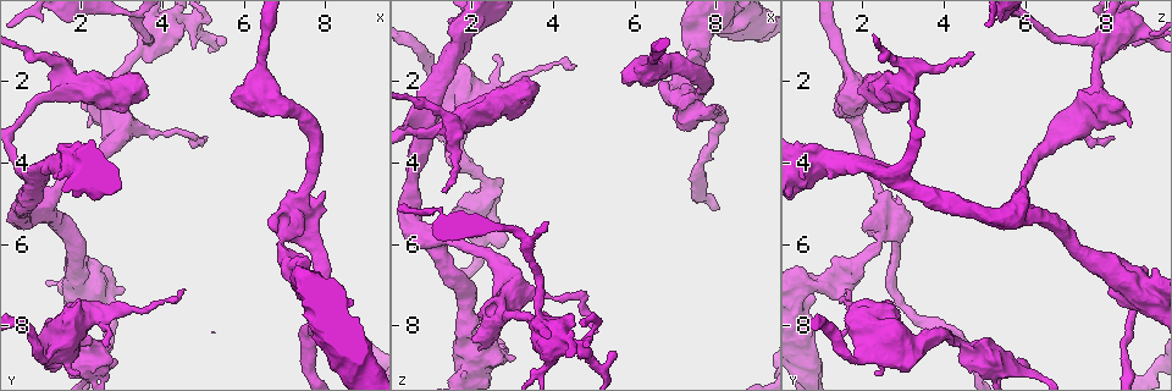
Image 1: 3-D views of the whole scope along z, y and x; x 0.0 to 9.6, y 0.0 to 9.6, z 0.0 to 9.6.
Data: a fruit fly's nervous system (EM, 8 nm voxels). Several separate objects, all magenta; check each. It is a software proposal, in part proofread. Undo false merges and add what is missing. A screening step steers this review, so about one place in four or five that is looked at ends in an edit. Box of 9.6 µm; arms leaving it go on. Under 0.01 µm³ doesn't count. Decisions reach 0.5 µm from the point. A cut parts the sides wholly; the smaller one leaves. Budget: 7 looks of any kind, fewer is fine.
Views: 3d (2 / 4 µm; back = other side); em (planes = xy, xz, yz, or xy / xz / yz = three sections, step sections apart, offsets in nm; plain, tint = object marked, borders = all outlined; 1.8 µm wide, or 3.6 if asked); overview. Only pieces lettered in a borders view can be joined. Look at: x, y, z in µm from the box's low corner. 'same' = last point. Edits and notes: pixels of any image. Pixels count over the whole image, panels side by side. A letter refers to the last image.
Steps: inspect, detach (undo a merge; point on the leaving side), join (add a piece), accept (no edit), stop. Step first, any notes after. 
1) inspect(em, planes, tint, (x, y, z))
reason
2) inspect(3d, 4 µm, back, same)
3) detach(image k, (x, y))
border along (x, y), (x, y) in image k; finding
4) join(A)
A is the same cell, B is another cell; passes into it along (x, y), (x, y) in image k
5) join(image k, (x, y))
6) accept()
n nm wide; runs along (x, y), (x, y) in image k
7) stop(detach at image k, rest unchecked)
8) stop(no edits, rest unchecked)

inspect(3d, 4 µm, (3.65, 1.15, 7.85))

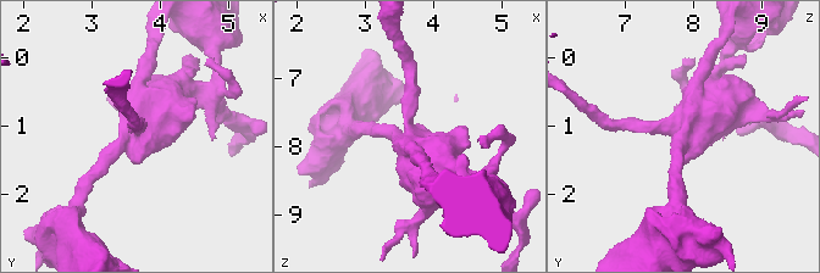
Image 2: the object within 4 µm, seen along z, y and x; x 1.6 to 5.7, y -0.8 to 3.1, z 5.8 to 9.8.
inspect(em, planes, borders, (3.55, 1.10, 7.80))
3 arms; arms of 200, 220, 750 nm; need the tissue

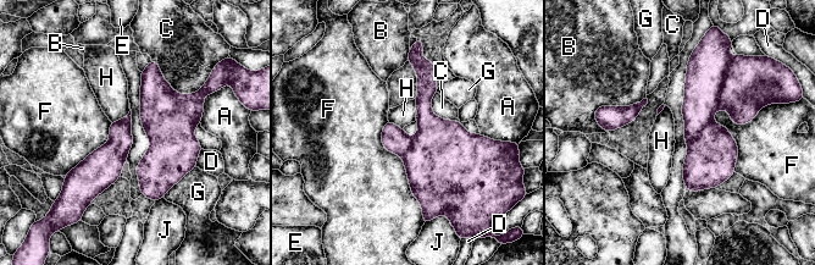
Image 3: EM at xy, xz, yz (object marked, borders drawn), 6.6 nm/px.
detach(image 3, (752, 82))
200 nm wide; A, B, C, D, E, F, G, H and J are other cells; border along (730, 61), (716, 108) in image 3; a second neuron is stuck on

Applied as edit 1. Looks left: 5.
inspect(em, xz, step 4, tint, (4.95, 3.35, 8.20))
branch stops here

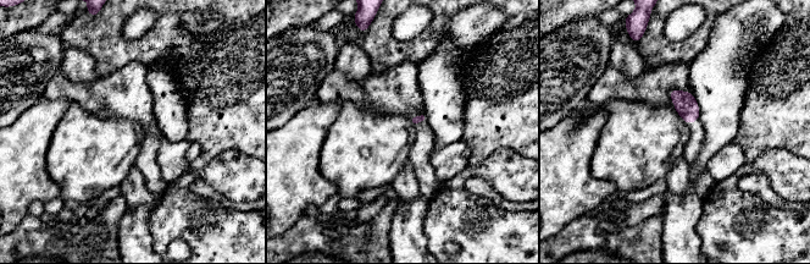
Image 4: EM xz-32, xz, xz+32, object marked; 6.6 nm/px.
inspect(em, planes, borders, same)
cut it another way

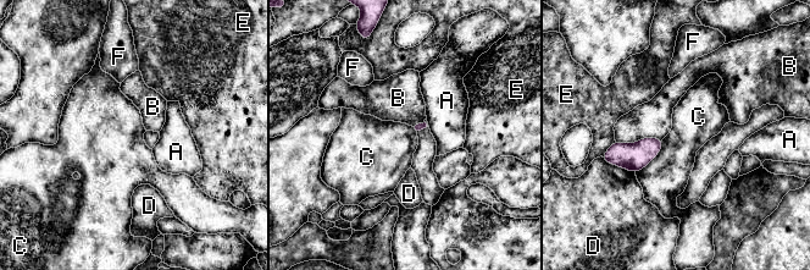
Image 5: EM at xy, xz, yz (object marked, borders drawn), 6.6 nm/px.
accept()
A, B, C, D, E and F are other cells; border along (663, 139), (660, 150), (636, 172) in image 5; none of them fits

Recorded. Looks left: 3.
inspect(em, planes, borders, (4.60, 7.10, 1.55))
tapers out

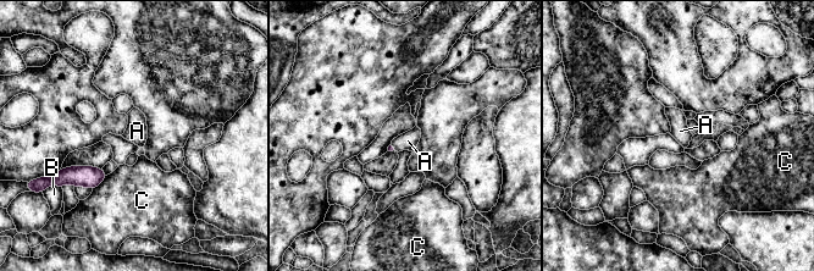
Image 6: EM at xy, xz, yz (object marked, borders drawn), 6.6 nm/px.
join(A)
A is the same cell, B and C are other cells; the neuron continues

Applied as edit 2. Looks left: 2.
stop(detach at image 3, join at image 6, rest unchecked)

